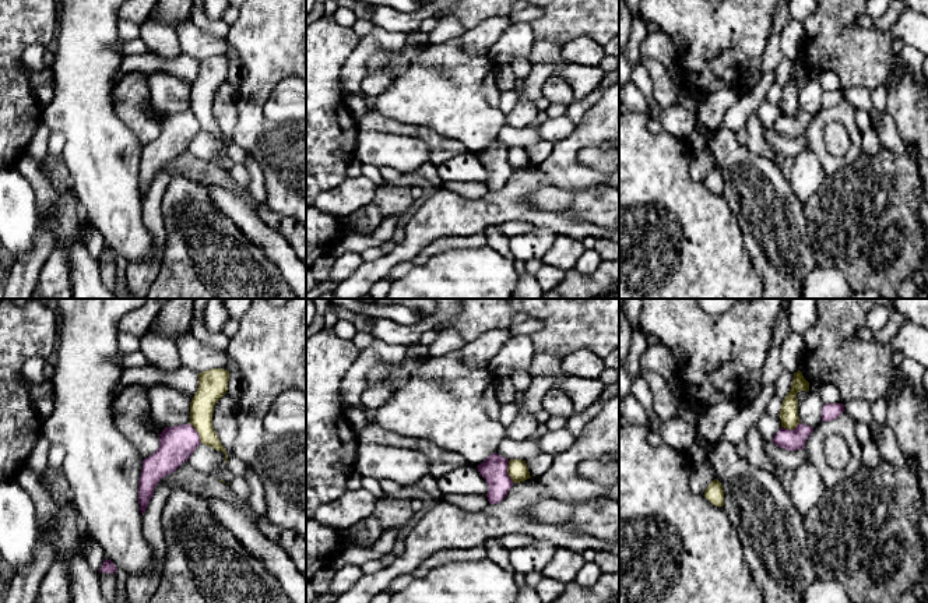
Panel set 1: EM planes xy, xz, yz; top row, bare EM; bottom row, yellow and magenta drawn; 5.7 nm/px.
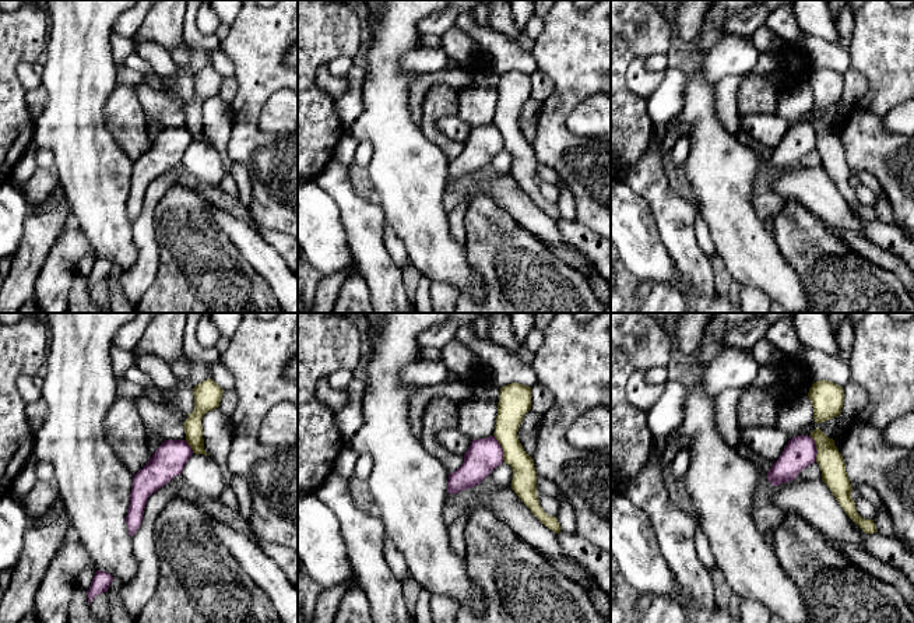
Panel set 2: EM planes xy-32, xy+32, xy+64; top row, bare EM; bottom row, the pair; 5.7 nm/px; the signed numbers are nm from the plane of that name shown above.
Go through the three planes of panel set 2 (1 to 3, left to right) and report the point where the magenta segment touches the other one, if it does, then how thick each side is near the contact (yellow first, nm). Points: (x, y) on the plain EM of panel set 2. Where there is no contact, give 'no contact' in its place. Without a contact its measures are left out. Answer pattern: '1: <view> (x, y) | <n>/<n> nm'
1: xy-32 (189, 132) | 110/190 nm
2: xy+32 (502, 134) | 170/190 nm
3: xy+64 (816, 136) | 140/180 nm

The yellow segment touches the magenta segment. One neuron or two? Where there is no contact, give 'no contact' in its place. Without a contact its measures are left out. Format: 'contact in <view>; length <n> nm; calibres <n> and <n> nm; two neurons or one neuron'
contact in xz; length 130 nm; calibres 120 and 160 nm; two neurons

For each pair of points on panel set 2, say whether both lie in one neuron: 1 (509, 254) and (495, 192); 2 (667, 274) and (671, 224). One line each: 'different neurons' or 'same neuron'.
1: different neurons
2: different neurons

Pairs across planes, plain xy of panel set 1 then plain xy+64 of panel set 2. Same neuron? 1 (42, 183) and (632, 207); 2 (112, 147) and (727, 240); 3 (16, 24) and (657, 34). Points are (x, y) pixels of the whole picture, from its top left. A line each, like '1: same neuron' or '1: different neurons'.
1: different neurons
2: same neuron
3: same neuron

